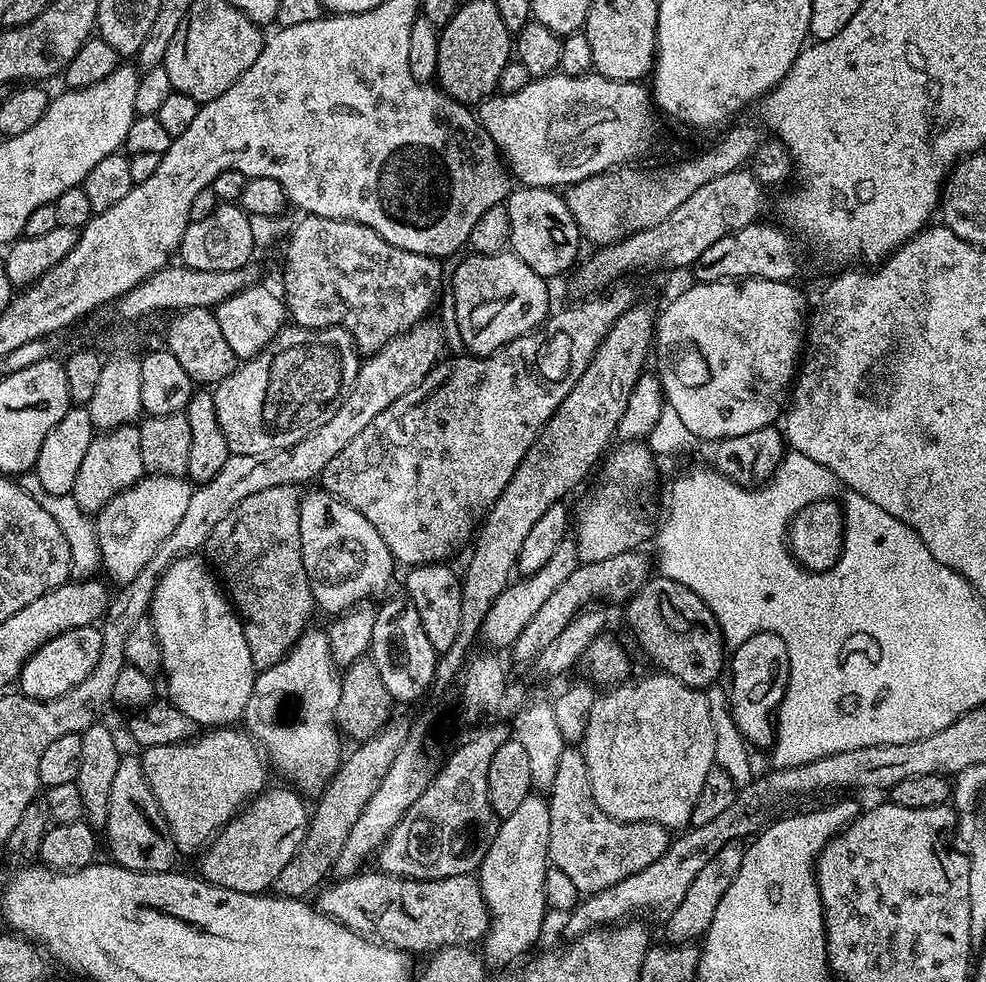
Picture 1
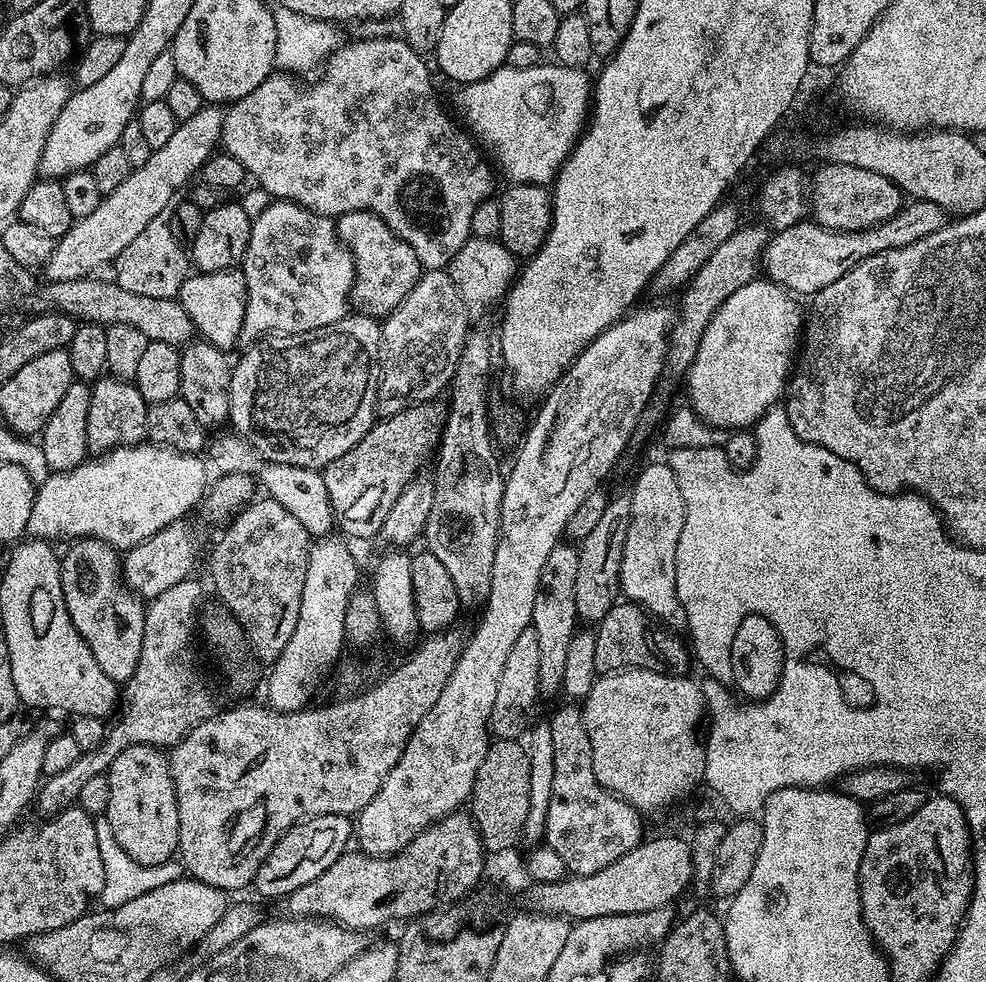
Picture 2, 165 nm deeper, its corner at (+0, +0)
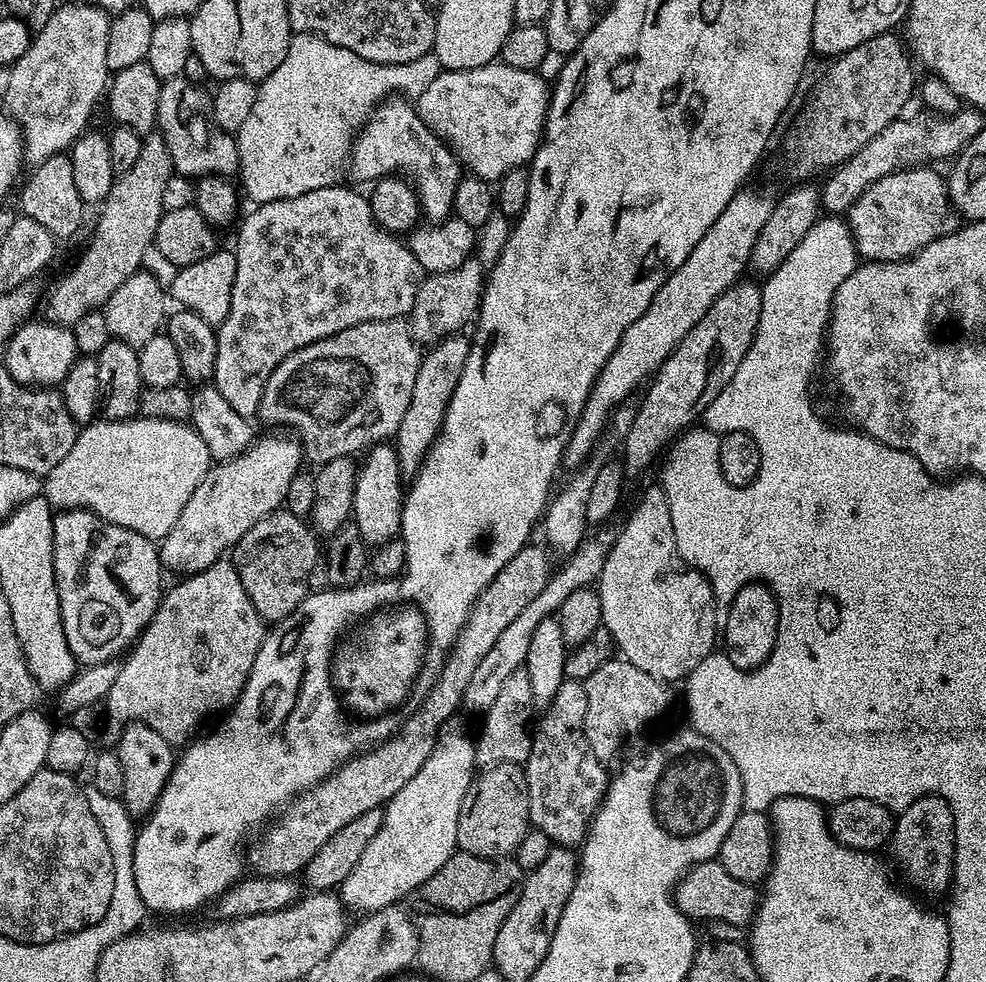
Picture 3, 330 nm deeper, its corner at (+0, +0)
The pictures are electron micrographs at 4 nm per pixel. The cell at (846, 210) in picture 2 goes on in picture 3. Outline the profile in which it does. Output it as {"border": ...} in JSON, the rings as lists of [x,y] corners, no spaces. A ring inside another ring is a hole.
{"border":[[[930,166],[897,169],[874,182],[849,208],[846,219],[857,253],[873,263],[908,259],[960,226],[960,218],[952,211],[949,202],[947,181]]]}

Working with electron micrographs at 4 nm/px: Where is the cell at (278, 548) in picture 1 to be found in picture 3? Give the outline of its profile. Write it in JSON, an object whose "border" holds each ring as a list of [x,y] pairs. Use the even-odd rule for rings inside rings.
{"border":[[[287,510],[272,512],[262,522],[254,522],[231,549],[230,559],[236,565],[238,578],[242,578],[242,587],[265,622],[286,619],[309,595],[308,575],[318,568],[318,536],[304,523],[301,517]]]}

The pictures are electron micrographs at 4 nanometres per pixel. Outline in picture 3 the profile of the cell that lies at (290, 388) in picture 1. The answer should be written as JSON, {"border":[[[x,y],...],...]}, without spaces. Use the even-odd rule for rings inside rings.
{"border":[[[407,319],[375,320],[350,326],[350,330],[342,330],[330,338],[322,338],[318,342],[310,342],[310,346],[294,350],[294,354],[278,362],[262,390],[259,419],[277,424],[280,427],[277,429],[295,433],[303,455],[307,459],[309,456],[313,465],[319,466],[343,456],[355,457],[373,444],[395,437],[406,415],[406,406],[410,406],[410,394],[414,390],[414,378],[418,378],[421,355],[421,345],[413,336]]]}

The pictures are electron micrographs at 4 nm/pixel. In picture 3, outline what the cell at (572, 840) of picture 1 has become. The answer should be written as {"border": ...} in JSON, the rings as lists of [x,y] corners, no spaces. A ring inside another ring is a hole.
{"border":[[[564,679],[562,686],[558,686],[558,694],[554,694],[547,701],[548,709],[540,720],[540,725],[535,725],[532,732],[532,745],[528,755],[528,763],[523,765],[526,774],[526,786],[530,798],[531,827],[542,830],[552,839],[553,845],[561,848],[575,849],[583,845],[585,836],[588,835],[588,825],[592,817],[600,809],[604,796],[608,792],[610,772],[607,772],[605,765],[590,750],[590,742],[586,742],[584,733],[584,719],[586,718],[586,690],[579,680]]]}

